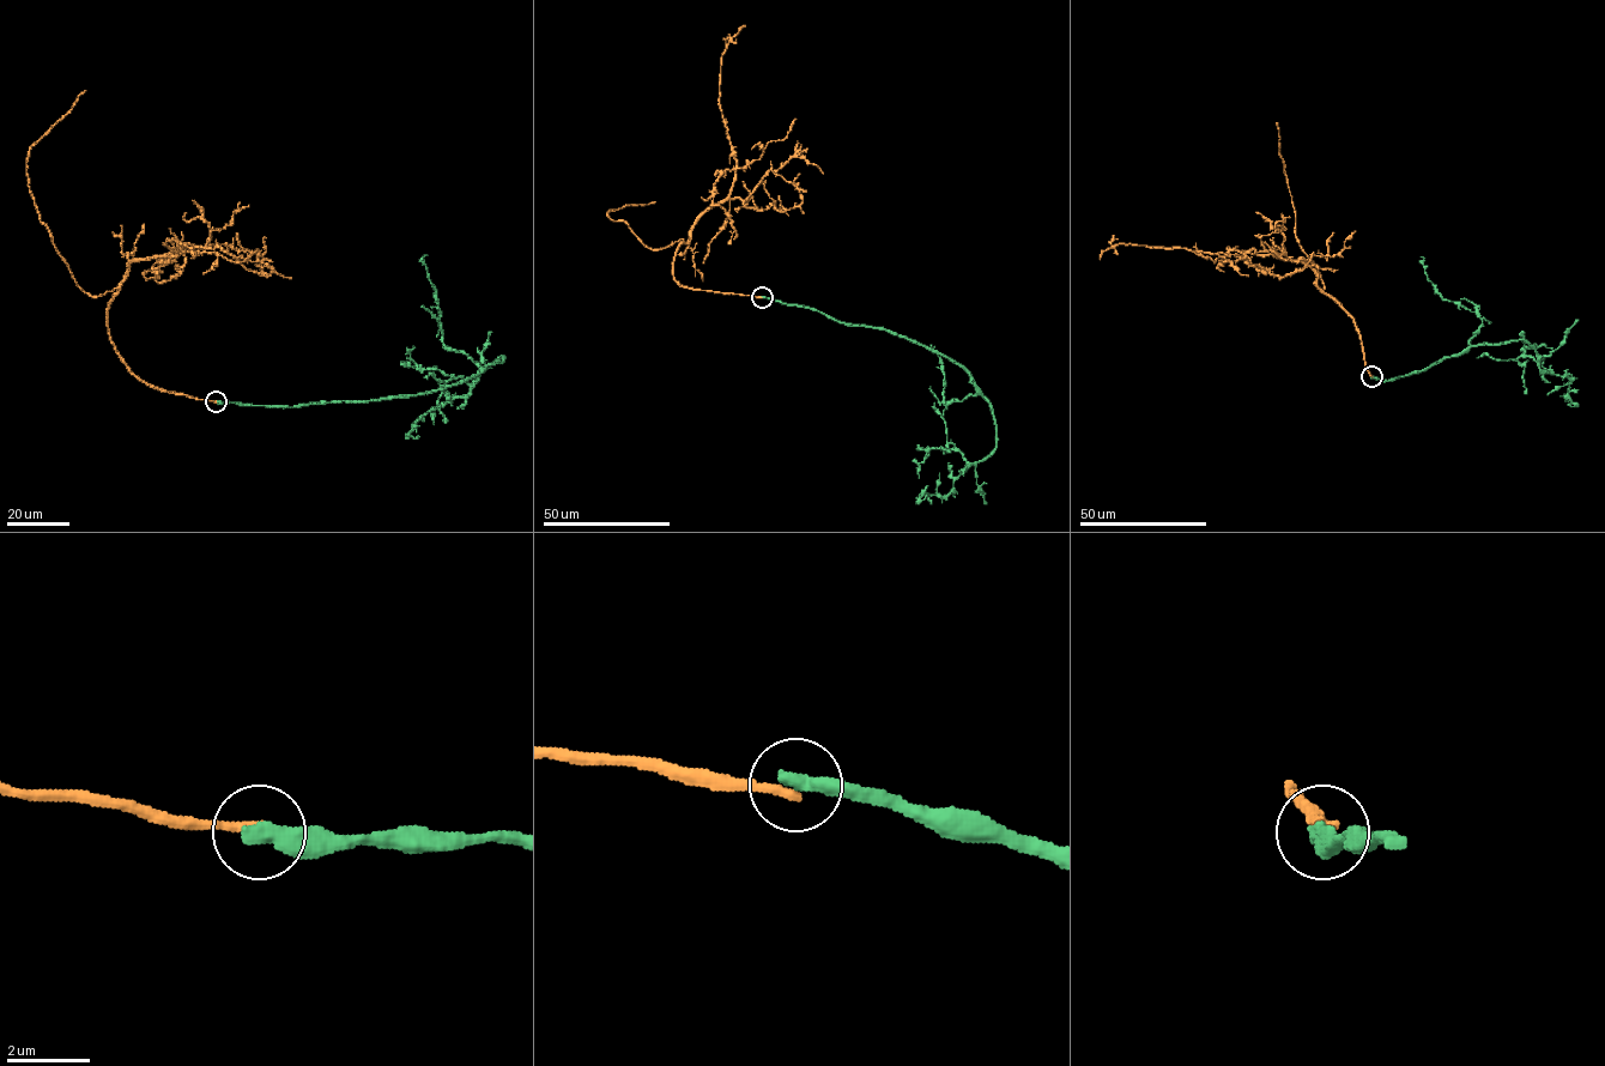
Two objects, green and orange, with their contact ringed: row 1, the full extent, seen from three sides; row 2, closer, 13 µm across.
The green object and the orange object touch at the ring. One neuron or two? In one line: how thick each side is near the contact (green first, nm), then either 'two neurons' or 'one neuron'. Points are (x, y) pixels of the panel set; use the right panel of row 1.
calibres 480 and 200 nm; two neurons

